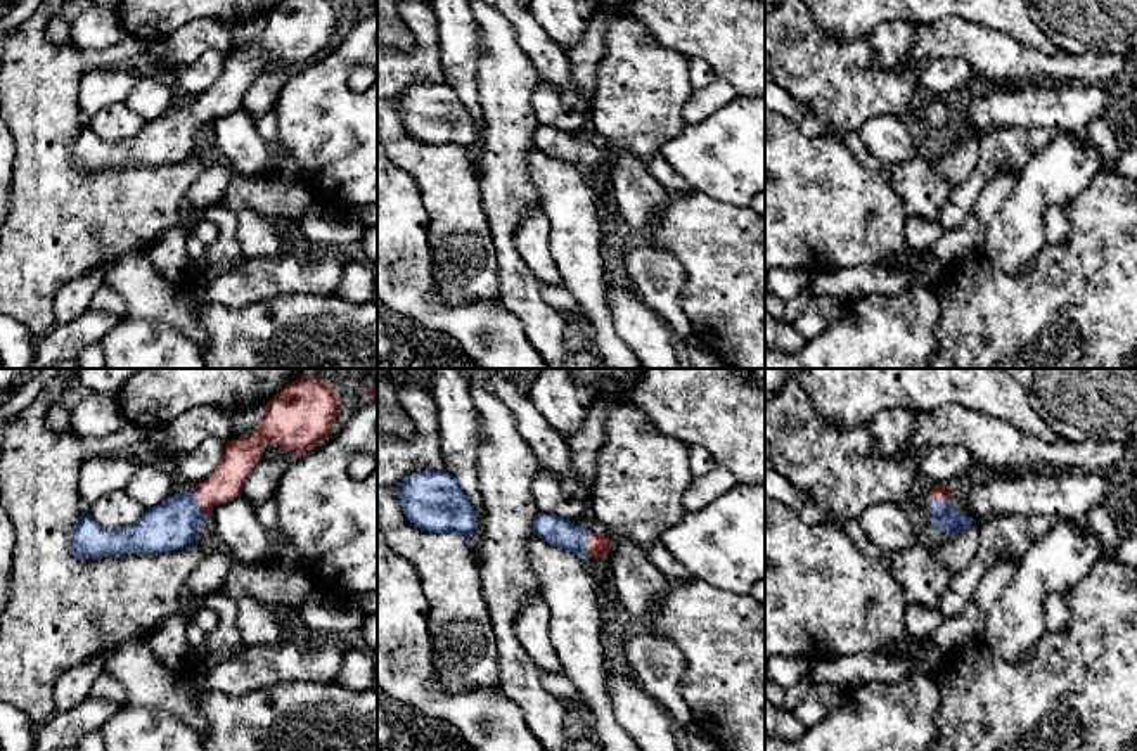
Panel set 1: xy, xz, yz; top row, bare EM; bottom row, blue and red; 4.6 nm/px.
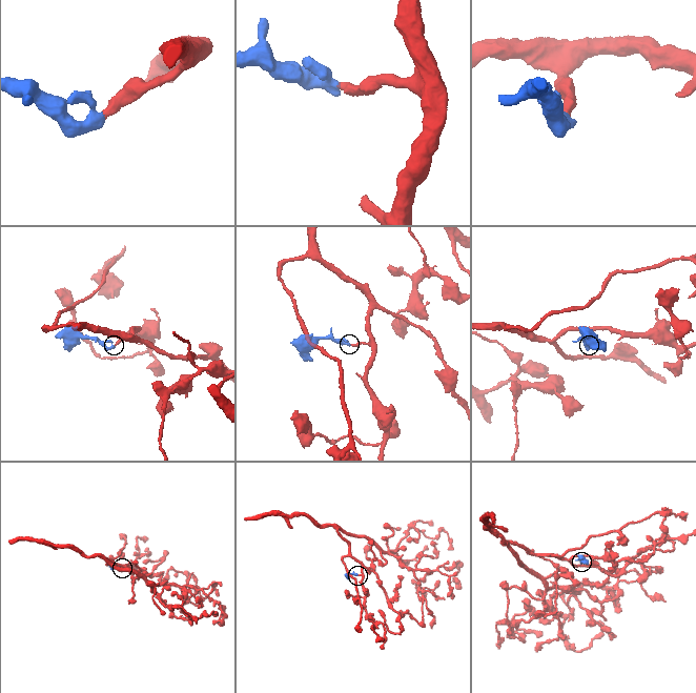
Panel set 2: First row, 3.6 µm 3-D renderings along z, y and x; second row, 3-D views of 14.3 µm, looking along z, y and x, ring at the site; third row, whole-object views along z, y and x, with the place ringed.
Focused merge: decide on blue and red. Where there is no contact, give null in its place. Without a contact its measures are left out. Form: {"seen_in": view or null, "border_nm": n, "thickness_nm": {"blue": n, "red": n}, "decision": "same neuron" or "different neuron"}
{"seen_in": "xy", "border_nm": 140, "thickness_nm": {"blue": 240, "red": 160}, "decision": "same neuron"}

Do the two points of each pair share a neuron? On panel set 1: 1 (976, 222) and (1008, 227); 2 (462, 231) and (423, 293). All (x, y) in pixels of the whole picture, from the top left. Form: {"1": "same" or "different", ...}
{"1": "different", "2": "different"}

